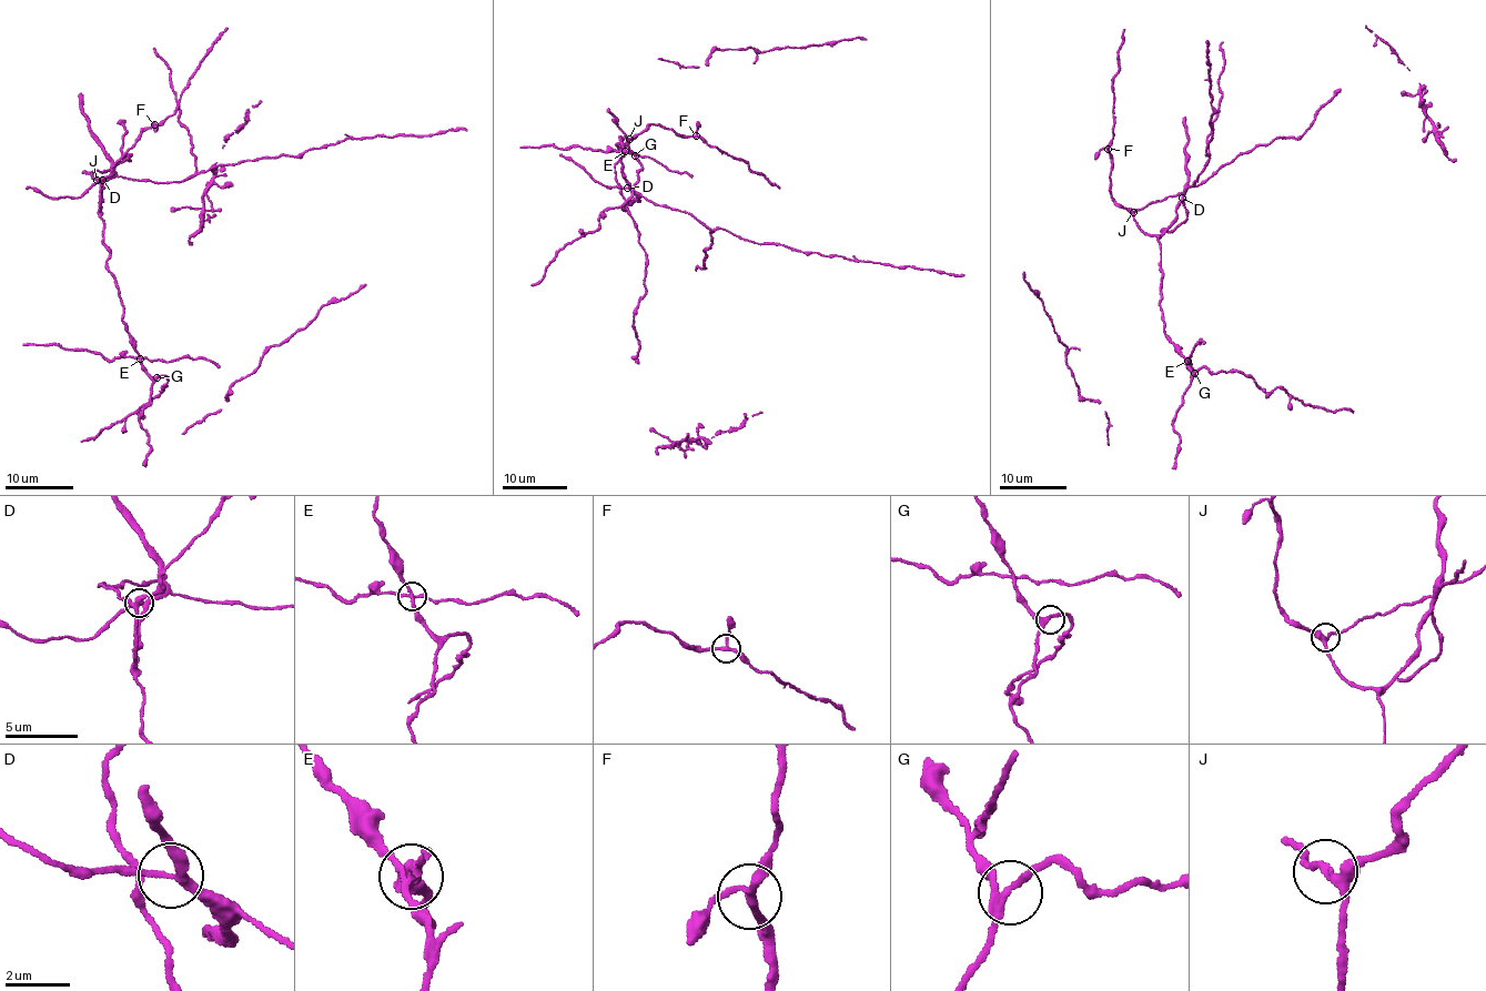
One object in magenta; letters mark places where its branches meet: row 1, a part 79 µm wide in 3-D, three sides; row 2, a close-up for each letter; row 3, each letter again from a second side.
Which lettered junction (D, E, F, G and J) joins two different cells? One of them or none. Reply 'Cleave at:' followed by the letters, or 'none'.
Cleave at: E

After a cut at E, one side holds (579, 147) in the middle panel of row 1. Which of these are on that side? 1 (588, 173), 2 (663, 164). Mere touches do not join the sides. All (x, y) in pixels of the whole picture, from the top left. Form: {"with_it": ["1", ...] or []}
{"with_it": ["2"]}

